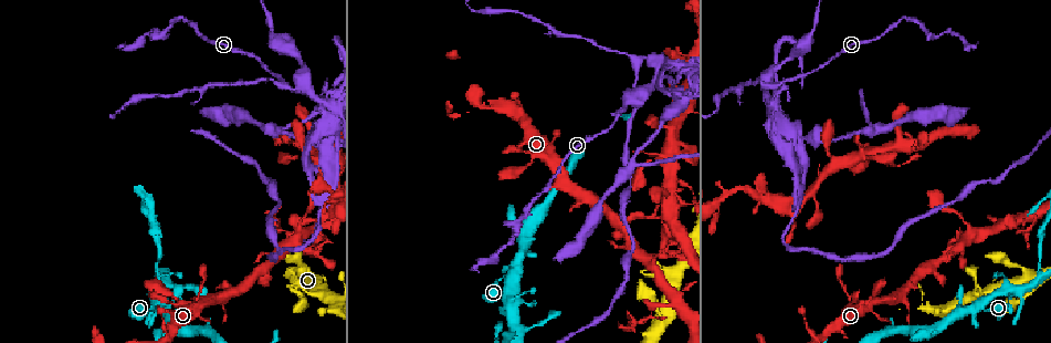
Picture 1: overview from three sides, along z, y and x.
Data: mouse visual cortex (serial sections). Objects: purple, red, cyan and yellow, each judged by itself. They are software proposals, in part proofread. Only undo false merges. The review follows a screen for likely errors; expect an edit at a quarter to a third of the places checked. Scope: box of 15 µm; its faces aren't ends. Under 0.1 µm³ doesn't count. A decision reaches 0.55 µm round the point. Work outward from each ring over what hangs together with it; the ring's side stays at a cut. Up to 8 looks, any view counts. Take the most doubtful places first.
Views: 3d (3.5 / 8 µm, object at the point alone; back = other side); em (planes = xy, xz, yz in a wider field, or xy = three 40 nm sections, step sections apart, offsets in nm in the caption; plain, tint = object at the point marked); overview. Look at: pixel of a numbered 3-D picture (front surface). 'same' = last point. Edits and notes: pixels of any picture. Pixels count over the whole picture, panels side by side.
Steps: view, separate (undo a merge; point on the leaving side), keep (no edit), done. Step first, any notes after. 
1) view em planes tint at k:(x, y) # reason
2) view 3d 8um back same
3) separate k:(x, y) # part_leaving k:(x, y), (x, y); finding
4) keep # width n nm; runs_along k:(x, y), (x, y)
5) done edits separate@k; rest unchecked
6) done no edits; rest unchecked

view 3d 3.5um back at 1:(300, 285) # abrupt turn

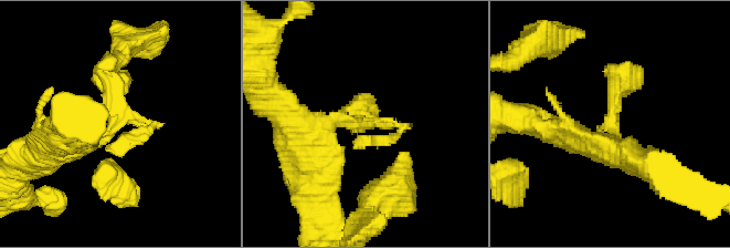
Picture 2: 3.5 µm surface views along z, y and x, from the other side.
view em xy step 2 tint at 2:(365, 125)

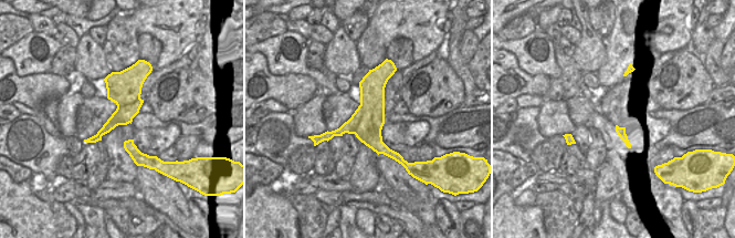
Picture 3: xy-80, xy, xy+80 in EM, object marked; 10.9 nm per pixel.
keep # runs_along 3:(375, 72), (373, 137), (397, 157); all the same cell

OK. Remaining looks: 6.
view 3d 3.5um at 1:(156, 262) # thick turns thin

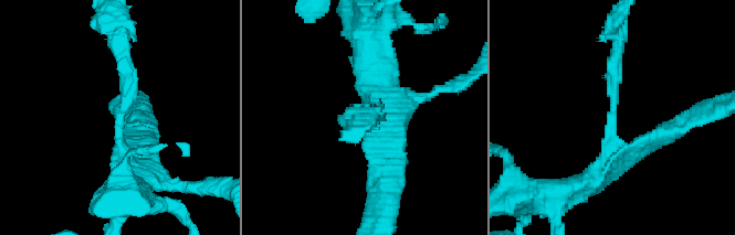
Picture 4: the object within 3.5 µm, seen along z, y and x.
view em xy step 2 tint at 4:(123, 107) # arm_widths 200, 250 nm; need the tissue

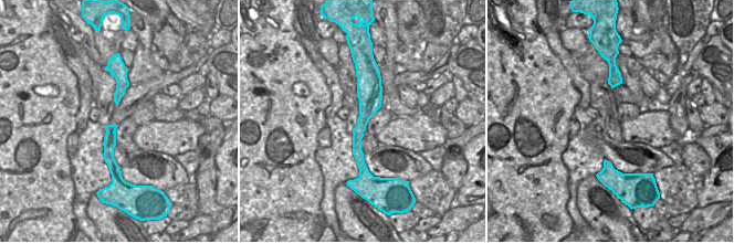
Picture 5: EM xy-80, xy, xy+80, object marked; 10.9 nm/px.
separate 4:(615, 78) # border 5:(363, 130), (354, 134); a second cell is stuck on

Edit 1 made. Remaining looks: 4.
view overview # see it whole again

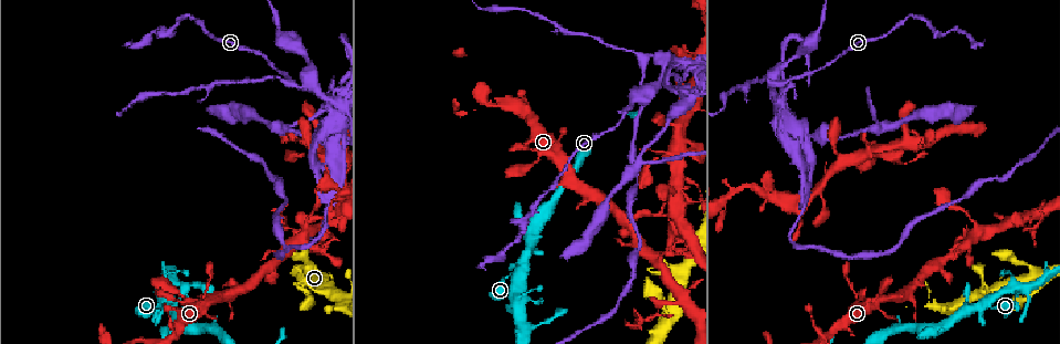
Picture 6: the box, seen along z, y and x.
view 3d 8um at 6:(635, 52) # calibre changes

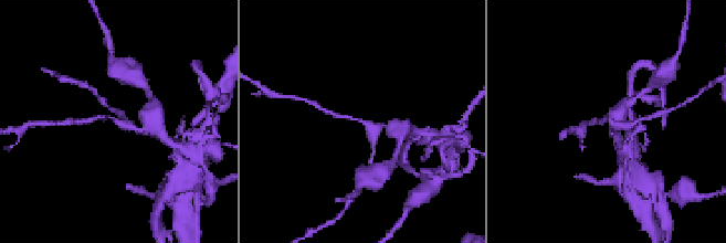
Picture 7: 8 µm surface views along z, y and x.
view em xy step 2 tint at 7:(607, 120) # arm_widths 200, 300 nm; shape alone is not enough

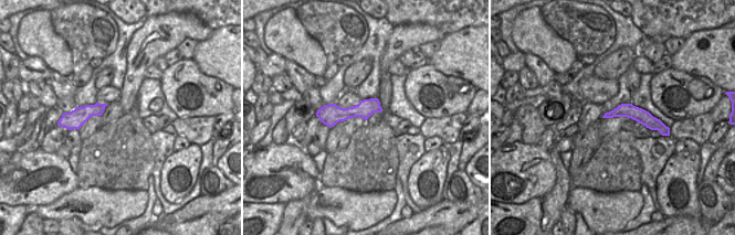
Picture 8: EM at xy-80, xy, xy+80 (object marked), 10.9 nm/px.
keep # one cell here

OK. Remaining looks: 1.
view 3d 3.5um at 6:(517, 8) # thin neck

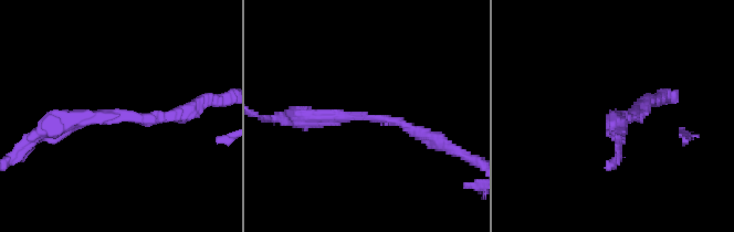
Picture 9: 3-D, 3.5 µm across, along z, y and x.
keep # runs_along 9:(432, 138), (385, 118), (290, 116); continuous, no second cell

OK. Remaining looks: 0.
done edits separate@4; rest unchecked

